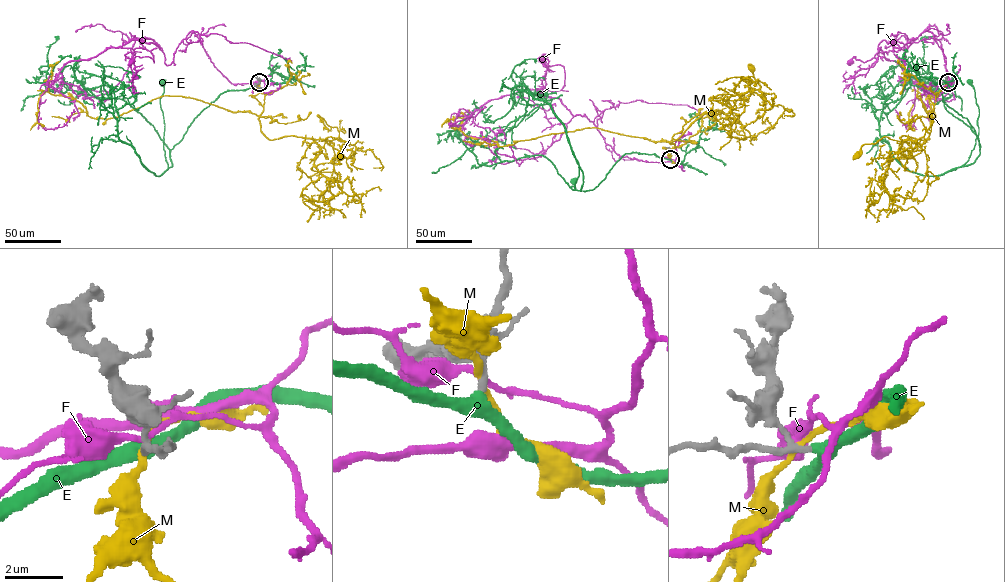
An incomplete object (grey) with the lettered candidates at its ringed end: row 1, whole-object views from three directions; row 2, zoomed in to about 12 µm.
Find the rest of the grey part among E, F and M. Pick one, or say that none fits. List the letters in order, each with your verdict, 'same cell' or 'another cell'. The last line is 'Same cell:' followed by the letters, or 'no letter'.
E: same cell
F: another cell
M: another cell
Same cell: E

